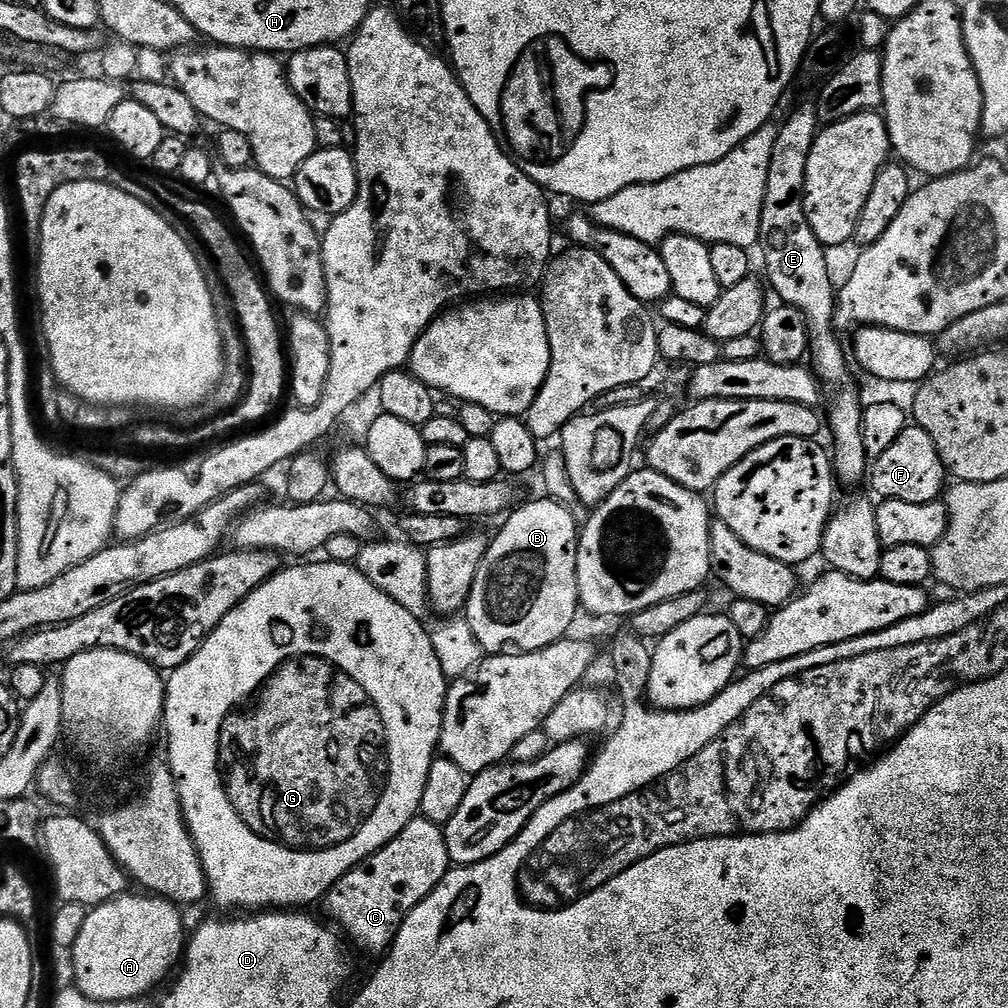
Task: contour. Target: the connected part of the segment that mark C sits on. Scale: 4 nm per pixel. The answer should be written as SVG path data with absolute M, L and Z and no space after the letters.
M417 818L410 821L406 830L402 830L402 834L398 834L389 844L382 846L382 850L378 850L373 856L366 857L357 868L349 870L333 886L326 897L328 912L337 920L335 923L353 945L356 943L364 952L387 953L402 922L436 889L438 882L442 882L451 864L452 859L446 846L443 827L429 820Z

